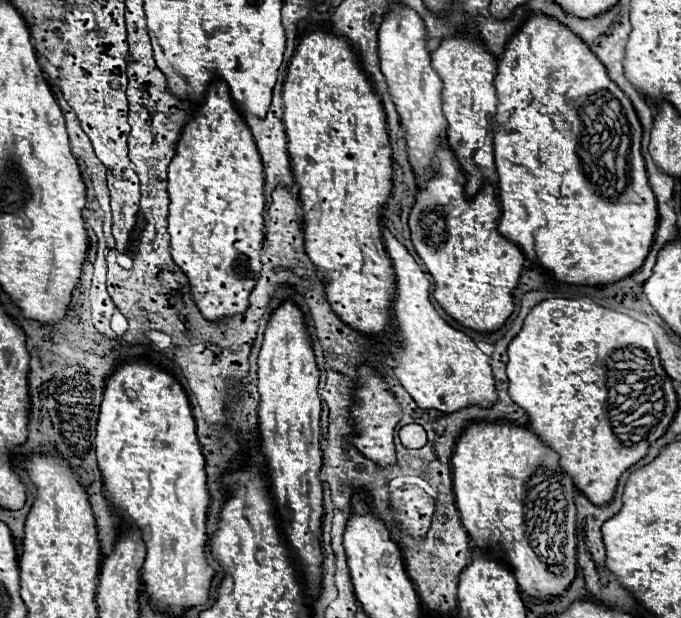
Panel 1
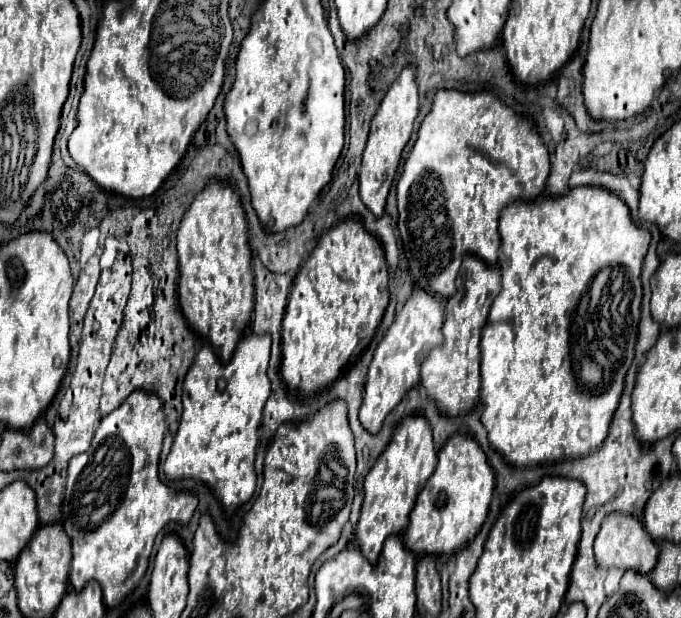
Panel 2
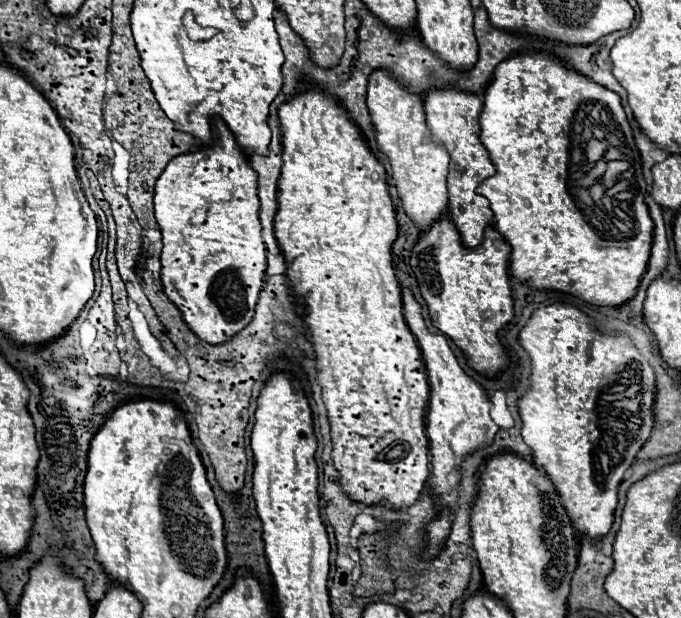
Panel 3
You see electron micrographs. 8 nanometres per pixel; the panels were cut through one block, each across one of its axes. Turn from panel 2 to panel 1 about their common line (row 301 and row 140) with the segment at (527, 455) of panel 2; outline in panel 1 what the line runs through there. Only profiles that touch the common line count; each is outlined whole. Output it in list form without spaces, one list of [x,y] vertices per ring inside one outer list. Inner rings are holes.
[[[534,14],[522,28],[516,32],[510,42],[506,44],[506,50],[498,62],[498,74],[494,80],[496,92],[498,92],[498,112],[496,112],[496,122],[498,122],[498,134],[494,136],[494,152],[496,152],[496,172],[498,172],[498,196],[500,196],[500,206],[502,206],[502,216],[498,222],[498,232],[506,236],[508,240],[516,242],[524,254],[530,260],[536,260],[544,268],[548,268],[554,278],[562,282],[572,282],[572,284],[608,284],[616,282],[620,278],[626,278],[642,266],[646,260],[646,254],[650,250],[650,242],[654,240],[654,230],[658,226],[658,212],[656,212],[656,198],[652,194],[652,188],[648,184],[646,176],[646,166],[644,158],[640,152],[640,142],[642,142],[642,126],[638,122],[638,116],[634,112],[632,102],[626,98],[626,94],[608,78],[608,72],[604,64],[598,60],[598,56],[578,38],[570,28],[554,20],[552,16],[546,14]],[[610,96],[618,100],[618,128],[610,128]]]

